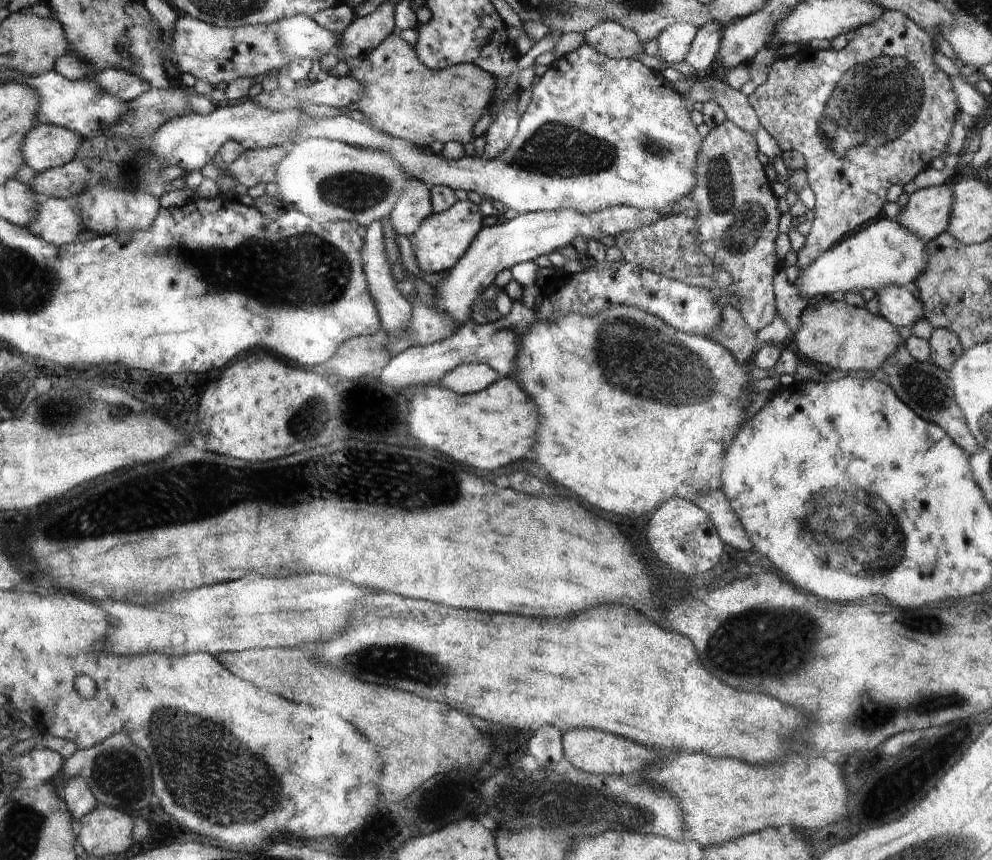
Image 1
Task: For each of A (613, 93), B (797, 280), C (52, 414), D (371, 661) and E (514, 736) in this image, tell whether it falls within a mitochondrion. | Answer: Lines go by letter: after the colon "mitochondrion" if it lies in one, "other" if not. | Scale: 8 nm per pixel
A: other
B: other
C: mitochondrion
D: mitochondrion
E: other

